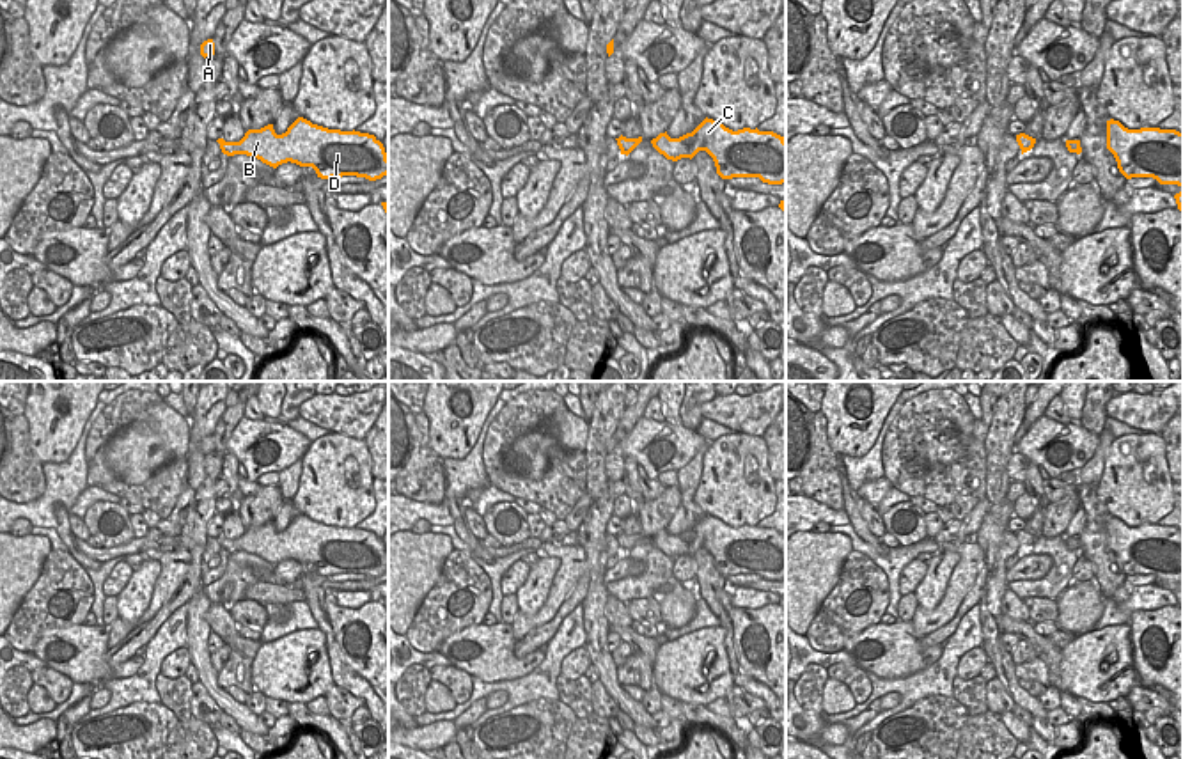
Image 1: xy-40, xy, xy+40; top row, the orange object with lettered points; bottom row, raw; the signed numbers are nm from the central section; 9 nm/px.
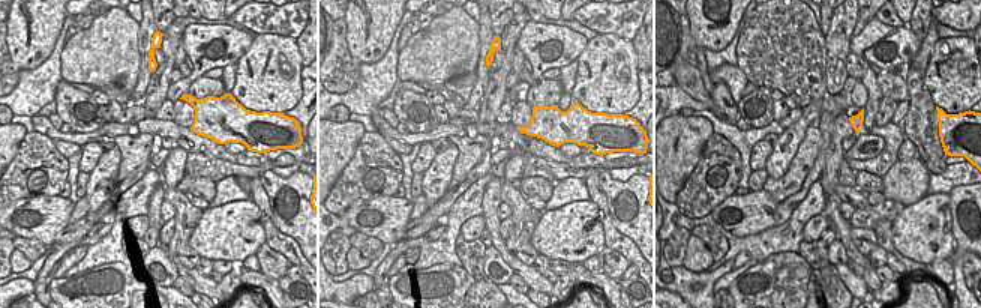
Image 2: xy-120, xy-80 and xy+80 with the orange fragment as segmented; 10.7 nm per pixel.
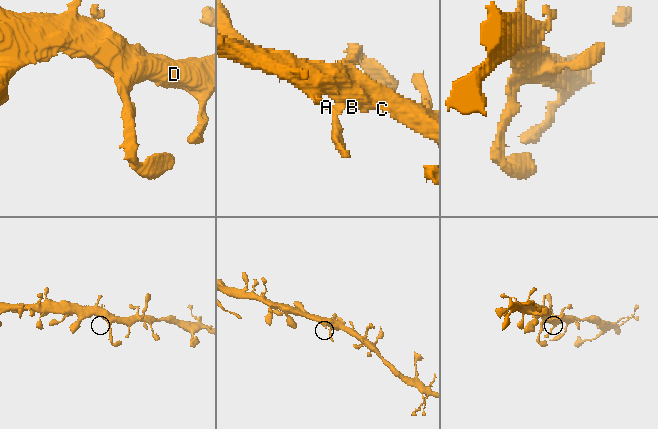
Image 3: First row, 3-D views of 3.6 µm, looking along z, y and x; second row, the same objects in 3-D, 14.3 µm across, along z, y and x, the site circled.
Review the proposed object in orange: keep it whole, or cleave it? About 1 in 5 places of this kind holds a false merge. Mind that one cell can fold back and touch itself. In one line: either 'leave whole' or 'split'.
leave whole

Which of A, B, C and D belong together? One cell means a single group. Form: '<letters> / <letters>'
A B C D

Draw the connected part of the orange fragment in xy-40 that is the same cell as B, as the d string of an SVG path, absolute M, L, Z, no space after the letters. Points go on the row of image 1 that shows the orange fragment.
M298 117L286 133L277 135L273 124L261 129L248 129L239 142L216 140L227 156L247 154L277 168L282 163L296 163L300 167L312 167L321 179L356 176L369 181L381 179L388 174L388 158L383 144L369 133L328 129L310 121Z

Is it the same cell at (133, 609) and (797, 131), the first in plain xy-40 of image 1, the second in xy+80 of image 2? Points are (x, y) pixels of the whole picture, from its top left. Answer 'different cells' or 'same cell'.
same cell

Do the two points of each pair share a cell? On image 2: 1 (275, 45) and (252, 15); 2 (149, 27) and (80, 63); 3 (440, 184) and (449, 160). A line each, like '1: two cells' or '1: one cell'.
1: two cells
2: two cells
3: one cell

